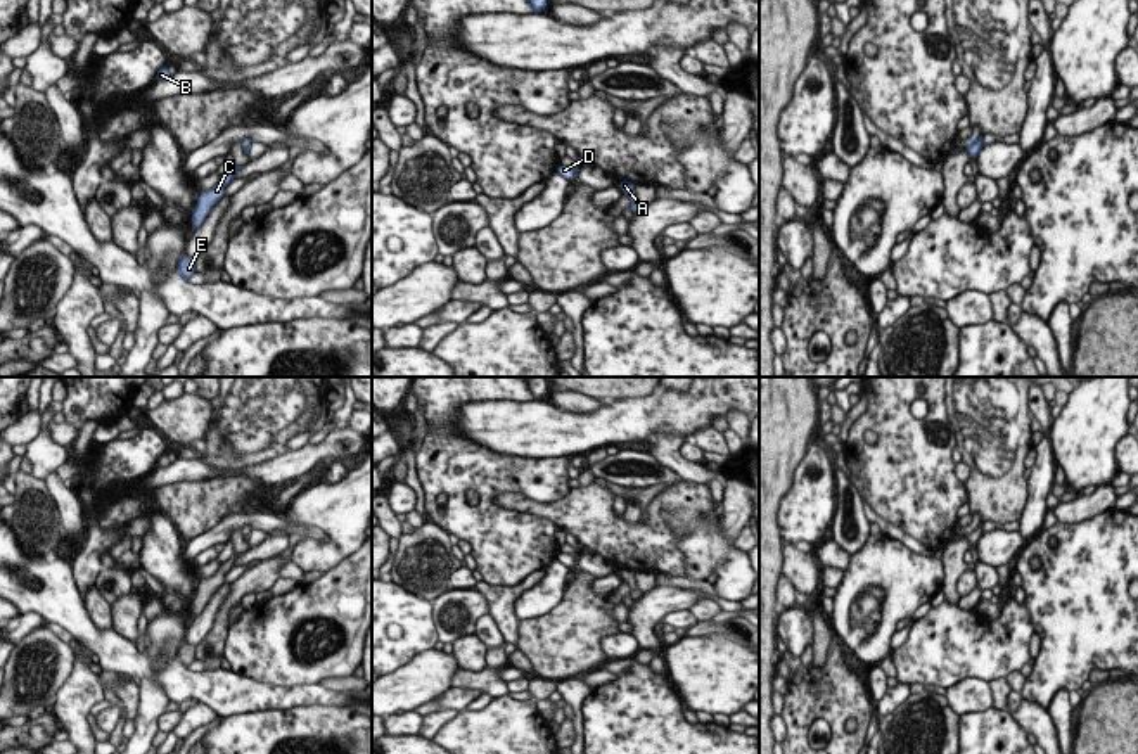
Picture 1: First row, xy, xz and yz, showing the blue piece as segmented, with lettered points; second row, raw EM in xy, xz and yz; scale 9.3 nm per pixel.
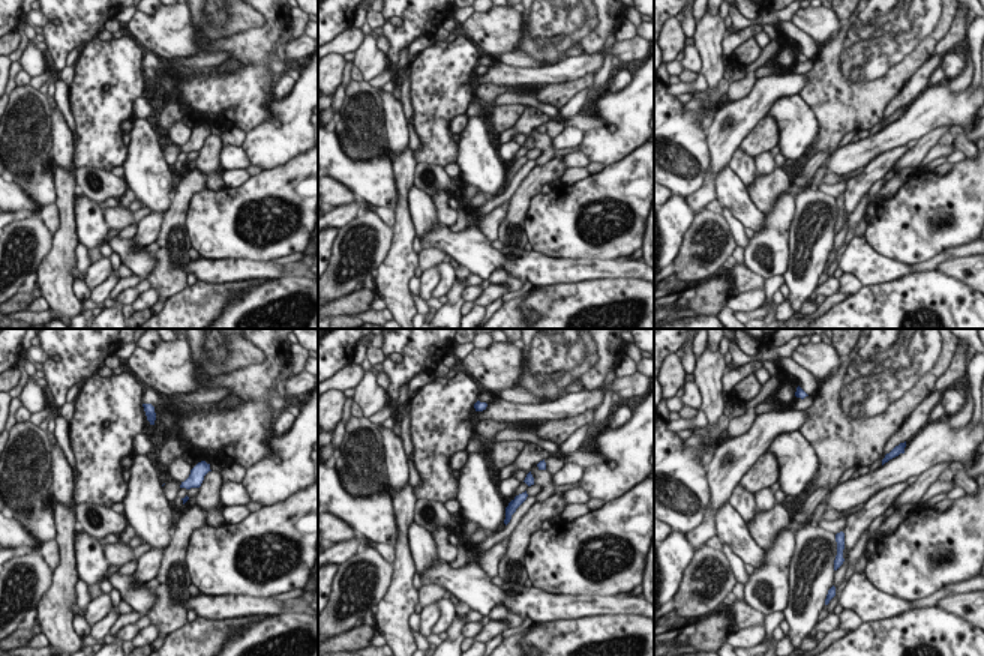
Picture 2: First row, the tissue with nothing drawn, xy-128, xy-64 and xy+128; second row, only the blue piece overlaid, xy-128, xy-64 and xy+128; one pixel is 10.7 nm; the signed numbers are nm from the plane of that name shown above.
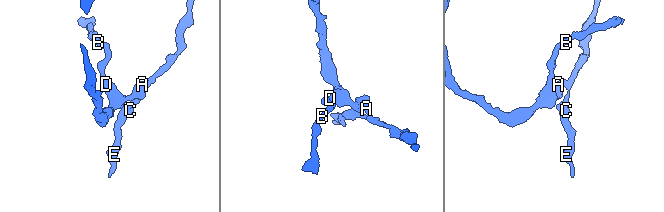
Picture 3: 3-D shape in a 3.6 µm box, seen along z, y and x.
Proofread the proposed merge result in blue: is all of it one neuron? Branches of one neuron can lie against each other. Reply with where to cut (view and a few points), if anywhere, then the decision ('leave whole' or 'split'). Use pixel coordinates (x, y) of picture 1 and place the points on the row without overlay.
yz (972, 528), (967, 533) | split

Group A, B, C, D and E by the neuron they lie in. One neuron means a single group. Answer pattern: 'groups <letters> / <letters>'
groups A B D / C E

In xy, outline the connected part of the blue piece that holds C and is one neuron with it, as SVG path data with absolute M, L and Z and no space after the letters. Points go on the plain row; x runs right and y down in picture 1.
M233 553L227 562L220 564L216 572L209 578L201 579L197 585L197 593L192 598L192 616L199 616L206 604L209 602L209 597L223 585L225 574L235 566L242 553Z

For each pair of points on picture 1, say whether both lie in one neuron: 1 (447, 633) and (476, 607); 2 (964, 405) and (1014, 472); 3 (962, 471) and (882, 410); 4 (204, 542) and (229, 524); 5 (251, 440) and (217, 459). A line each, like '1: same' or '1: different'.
1: same
2: same
3: different
4: same
5: same

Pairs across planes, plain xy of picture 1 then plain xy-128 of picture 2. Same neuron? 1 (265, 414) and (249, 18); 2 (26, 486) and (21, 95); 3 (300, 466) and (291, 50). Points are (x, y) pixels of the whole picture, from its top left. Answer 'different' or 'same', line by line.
1: same
2: same
3: same

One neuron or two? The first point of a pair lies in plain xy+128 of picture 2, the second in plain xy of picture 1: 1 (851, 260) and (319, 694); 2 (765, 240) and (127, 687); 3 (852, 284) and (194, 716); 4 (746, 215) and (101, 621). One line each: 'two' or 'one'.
1: one
2: one
3: one
4: two

